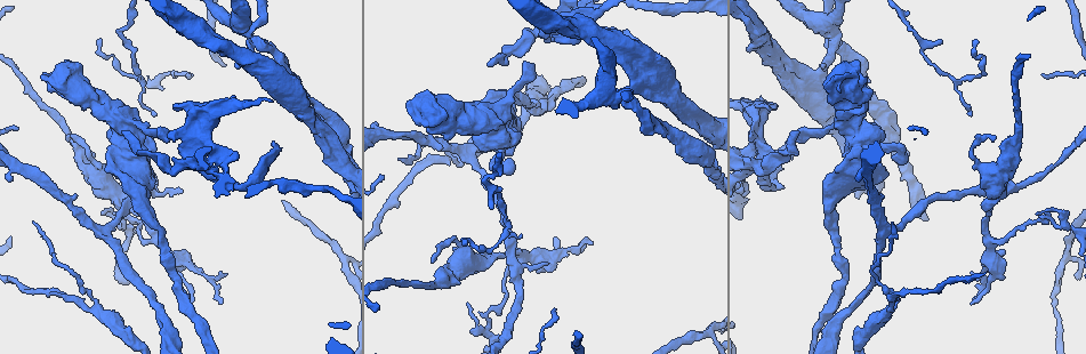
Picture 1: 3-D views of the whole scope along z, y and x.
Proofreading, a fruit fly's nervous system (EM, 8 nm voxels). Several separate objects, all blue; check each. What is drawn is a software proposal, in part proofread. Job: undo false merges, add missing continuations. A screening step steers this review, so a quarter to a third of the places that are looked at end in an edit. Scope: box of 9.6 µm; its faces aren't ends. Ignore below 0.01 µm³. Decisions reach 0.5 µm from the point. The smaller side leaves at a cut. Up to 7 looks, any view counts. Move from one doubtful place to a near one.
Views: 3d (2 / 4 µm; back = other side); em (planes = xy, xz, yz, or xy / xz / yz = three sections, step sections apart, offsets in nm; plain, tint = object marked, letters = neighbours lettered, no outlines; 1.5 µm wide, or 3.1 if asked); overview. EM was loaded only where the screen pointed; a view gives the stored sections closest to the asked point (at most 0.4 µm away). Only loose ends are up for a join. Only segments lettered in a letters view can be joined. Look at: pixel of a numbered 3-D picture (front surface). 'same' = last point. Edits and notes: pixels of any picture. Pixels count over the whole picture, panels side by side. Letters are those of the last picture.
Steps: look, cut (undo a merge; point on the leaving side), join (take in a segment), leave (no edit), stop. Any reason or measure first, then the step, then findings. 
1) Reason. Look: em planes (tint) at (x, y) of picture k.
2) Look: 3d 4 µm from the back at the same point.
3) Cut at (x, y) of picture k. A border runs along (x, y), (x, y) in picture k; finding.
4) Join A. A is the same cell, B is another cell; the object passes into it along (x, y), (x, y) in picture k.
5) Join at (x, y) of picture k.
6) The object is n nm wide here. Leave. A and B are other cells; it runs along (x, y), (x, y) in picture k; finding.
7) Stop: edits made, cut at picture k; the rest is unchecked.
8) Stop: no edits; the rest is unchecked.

Branch point. Look: em yz step 8 (tint) at (487, 332) of picture 1.

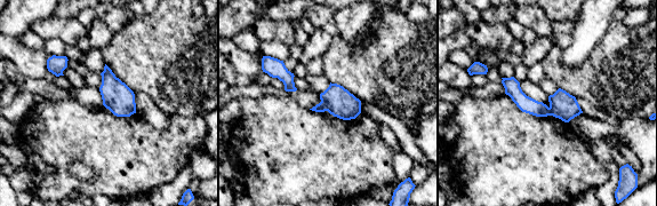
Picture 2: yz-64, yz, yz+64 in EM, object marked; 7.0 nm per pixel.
Cut it another way. Look: em planes (letters) at the same point.

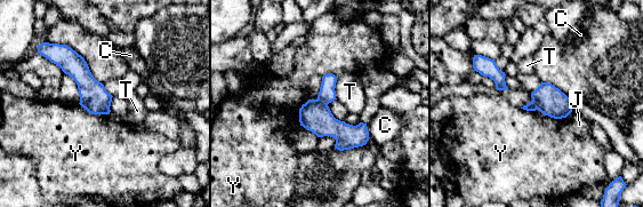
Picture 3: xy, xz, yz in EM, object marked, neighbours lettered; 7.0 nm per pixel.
Cut at (315, 116) of picture 3. C, J, T and Y are other cells; a border runs along (318, 98), (327, 104) in picture 3; two neurons meet here.

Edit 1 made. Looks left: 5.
A narrow waist. Look: em planes (letters) at (492, 247) of picture 1.

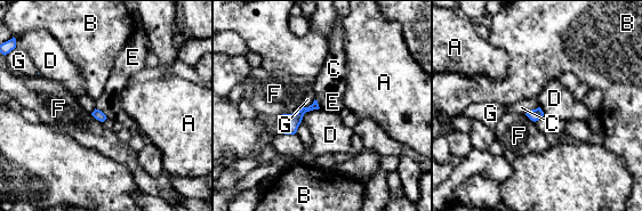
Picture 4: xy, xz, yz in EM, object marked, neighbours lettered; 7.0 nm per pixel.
The object is 70 nm wide here. Leave. A, B, C, D, E, F and G are other cells; a border runs along (303, 107), (296, 112), (279, 115) in picture 4; continuous, no second neuron.

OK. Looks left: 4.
Stop: edits made, cut at picture 3; the rest is unchecked.

